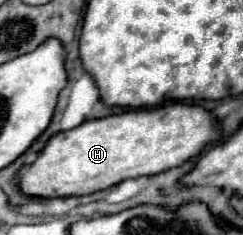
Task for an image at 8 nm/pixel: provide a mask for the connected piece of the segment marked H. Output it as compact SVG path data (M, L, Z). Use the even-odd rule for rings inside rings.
M170 103L156 109L126 111L56 133L40 151L38 159L20 175L18 187L28 197L70 197L88 195L126 179L156 175L190 157L196 157L206 143L220 137L220 125L200 105Z

